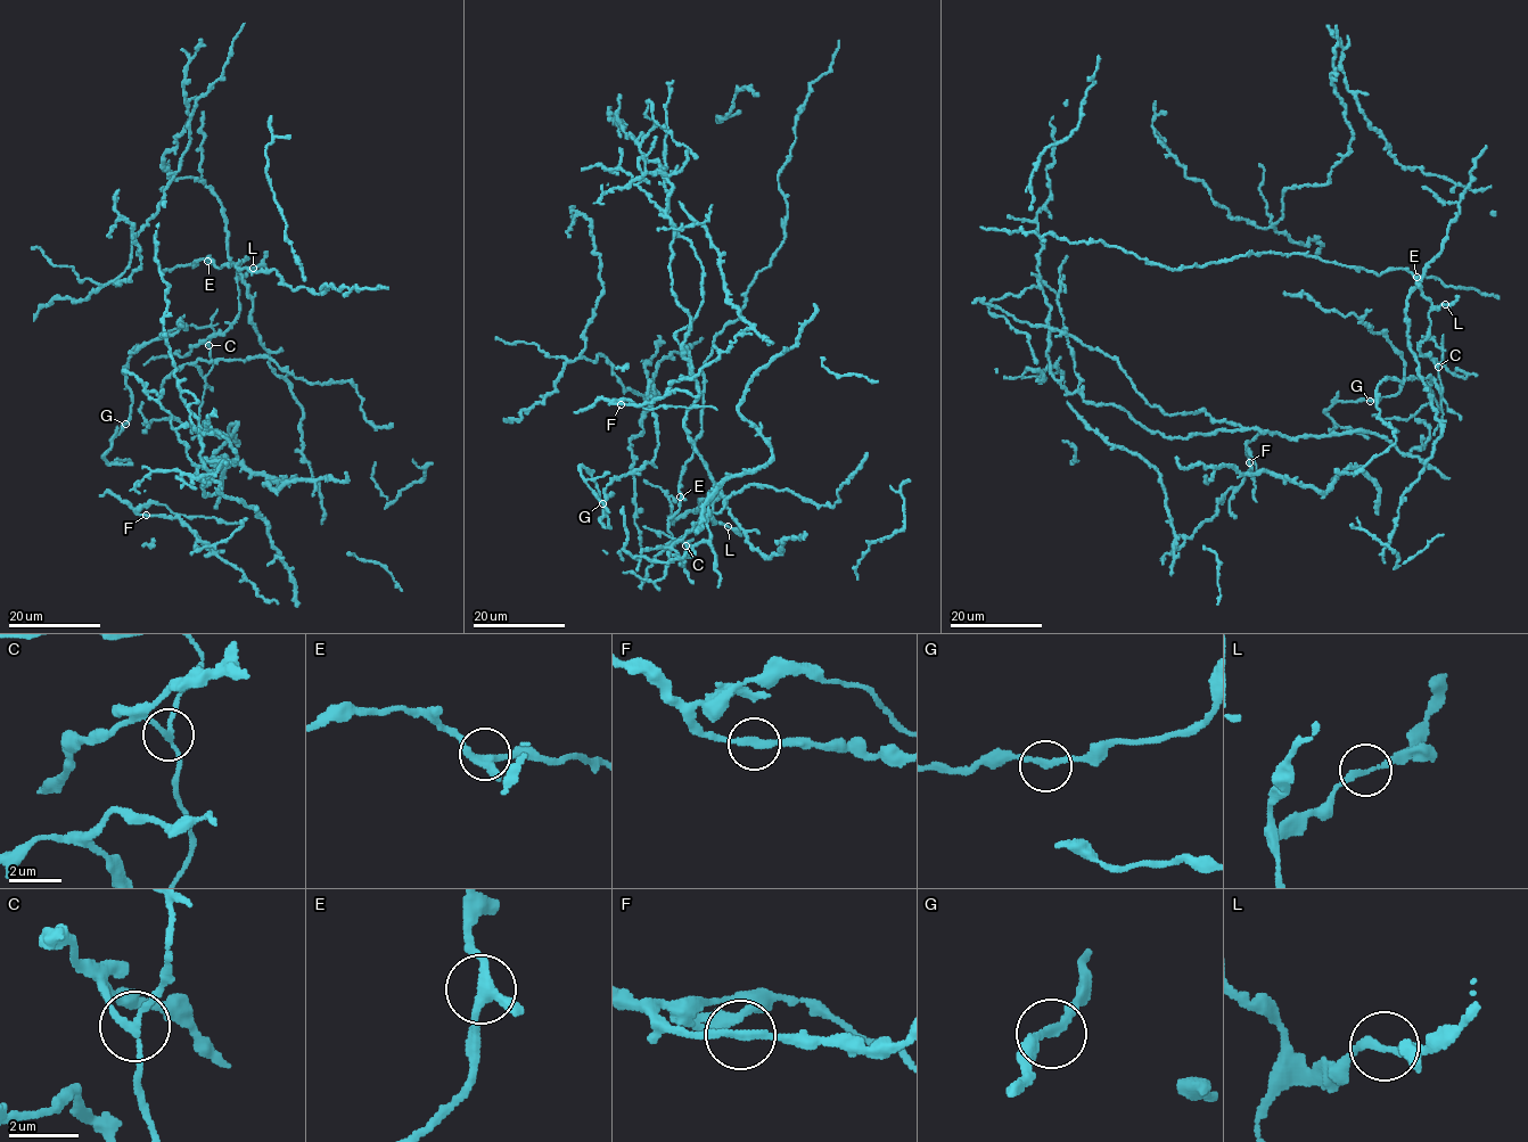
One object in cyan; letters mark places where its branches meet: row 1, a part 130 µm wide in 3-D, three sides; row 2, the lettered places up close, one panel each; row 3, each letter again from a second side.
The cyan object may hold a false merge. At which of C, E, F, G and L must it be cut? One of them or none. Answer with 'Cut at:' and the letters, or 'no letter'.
Cut at: C

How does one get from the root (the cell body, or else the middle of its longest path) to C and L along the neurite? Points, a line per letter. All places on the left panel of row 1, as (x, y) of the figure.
C: (219, 435), (207, 430), (198, 434), (192, 427), (199, 418), (205, 376), (213, 367), (208, 345)
L: (219, 435), (192, 427), (213, 367), (205, 341), (236, 319), (237, 280), (253, 268)

